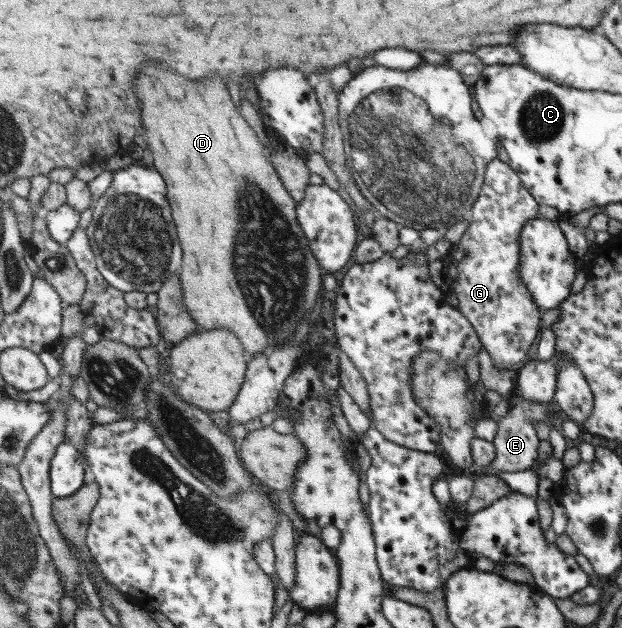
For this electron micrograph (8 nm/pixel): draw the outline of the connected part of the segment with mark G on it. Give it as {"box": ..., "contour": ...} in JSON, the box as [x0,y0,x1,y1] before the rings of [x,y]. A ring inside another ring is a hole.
{"box":[446,157,541,366],"contour":[[[495,157],[485,164],[480,193],[467,217],[468,225],[451,253],[453,276],[447,278],[446,285],[455,293],[456,306],[477,333],[490,359],[511,366],[526,357],[541,325],[541,311],[519,278],[519,236],[527,221],[538,218],[538,204],[509,164]]]}

